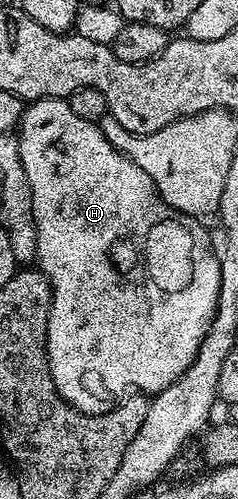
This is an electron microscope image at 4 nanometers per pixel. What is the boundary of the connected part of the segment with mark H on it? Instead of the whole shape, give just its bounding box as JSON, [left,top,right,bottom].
[17,97,221,413]

